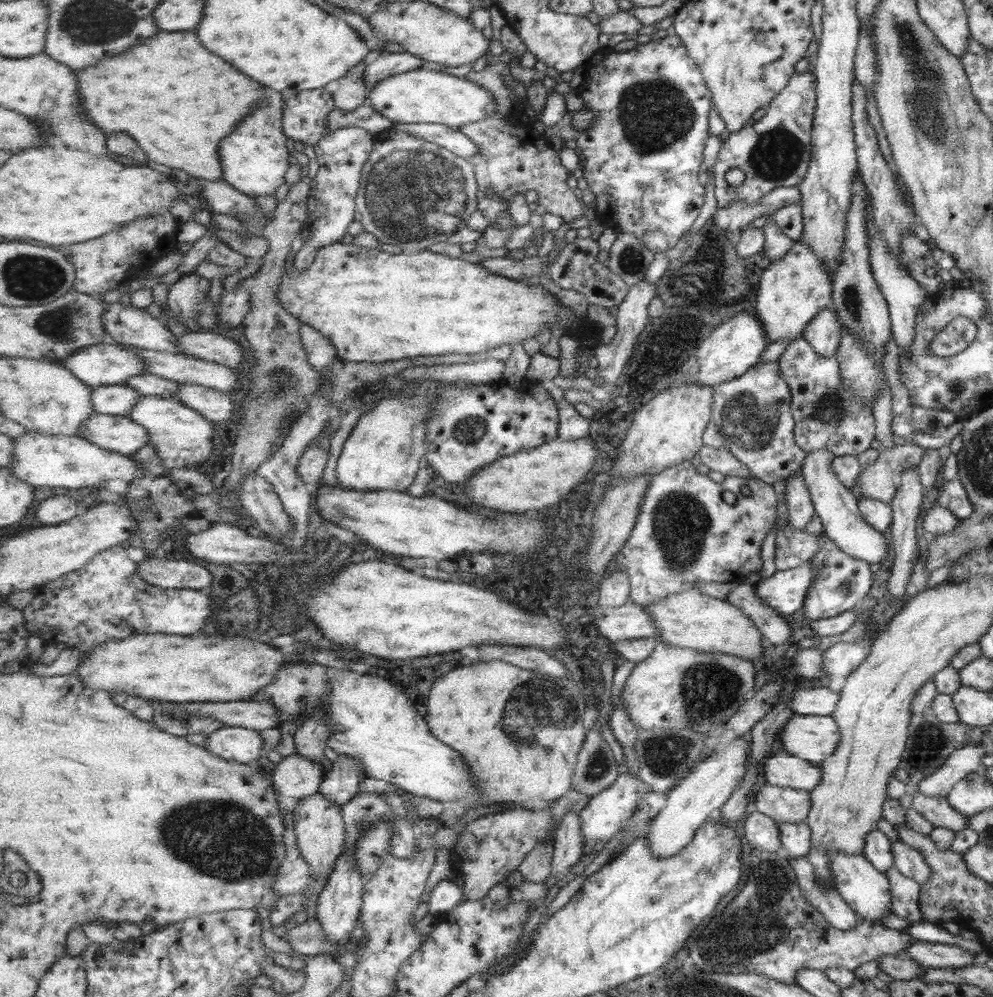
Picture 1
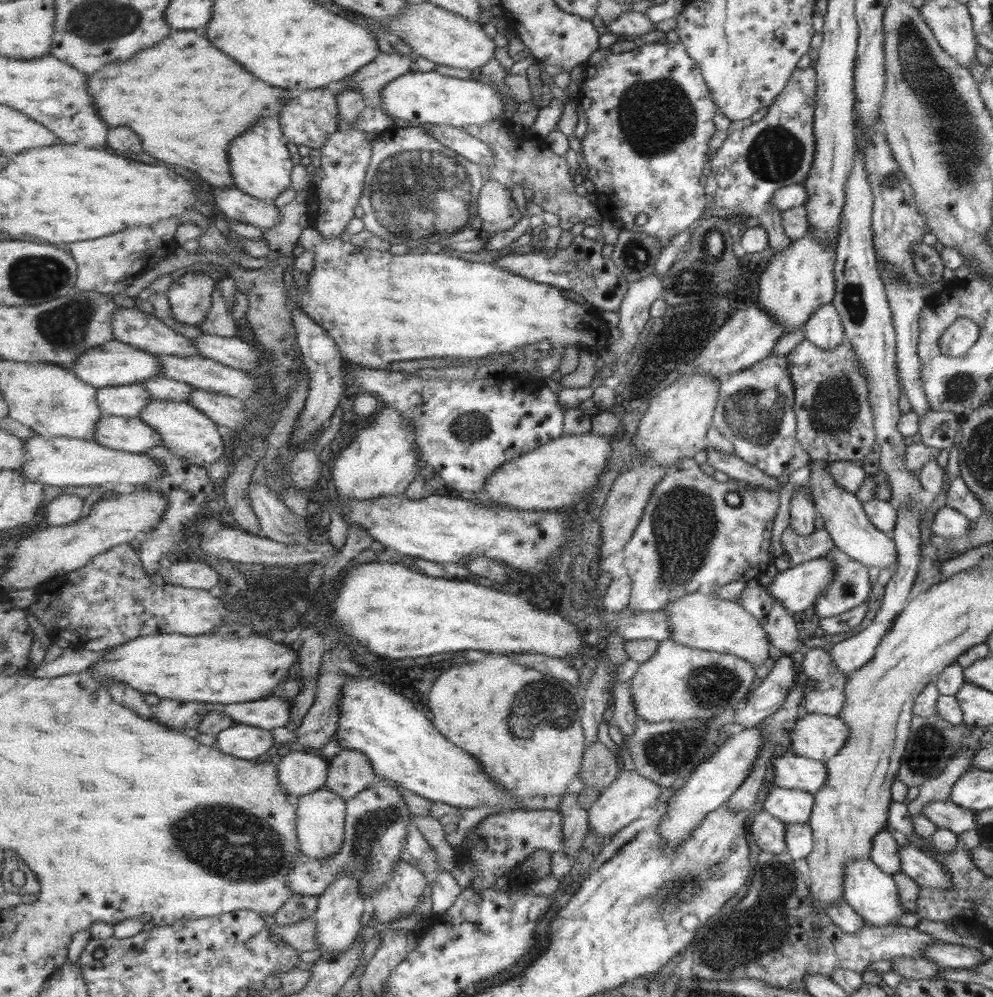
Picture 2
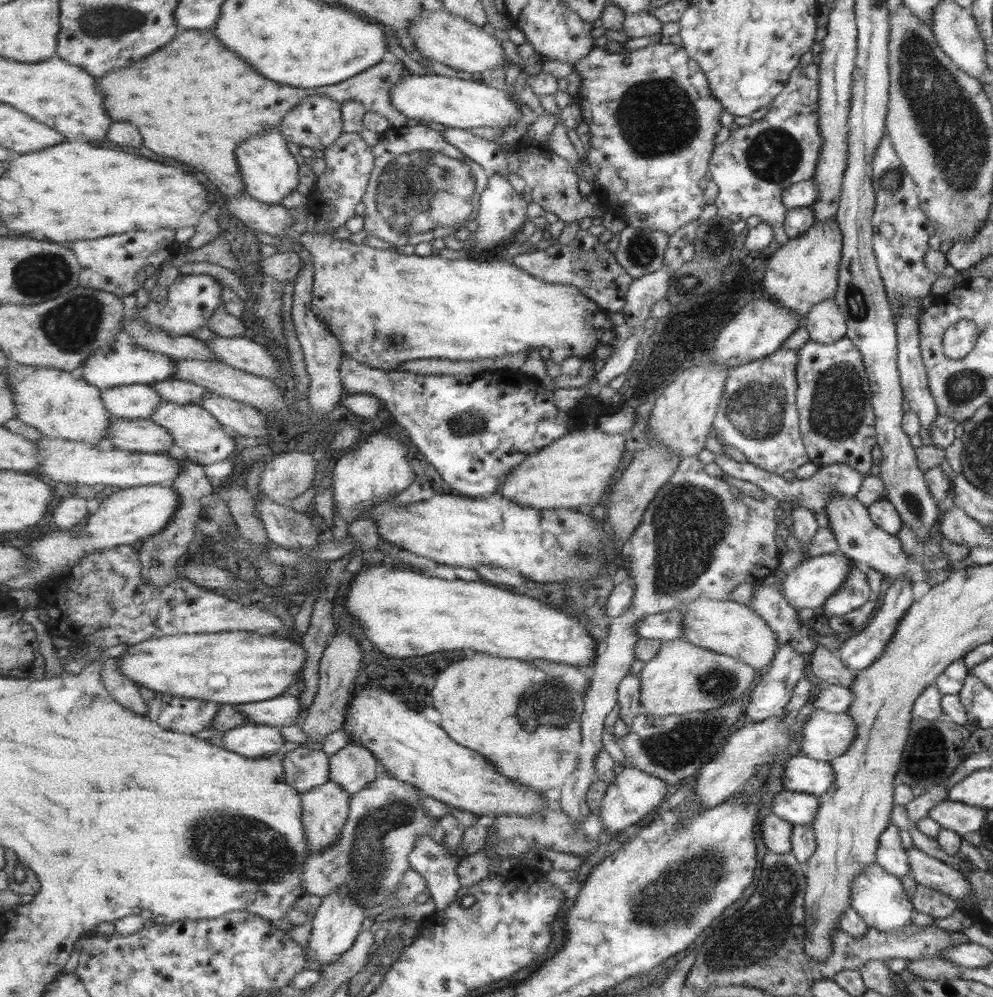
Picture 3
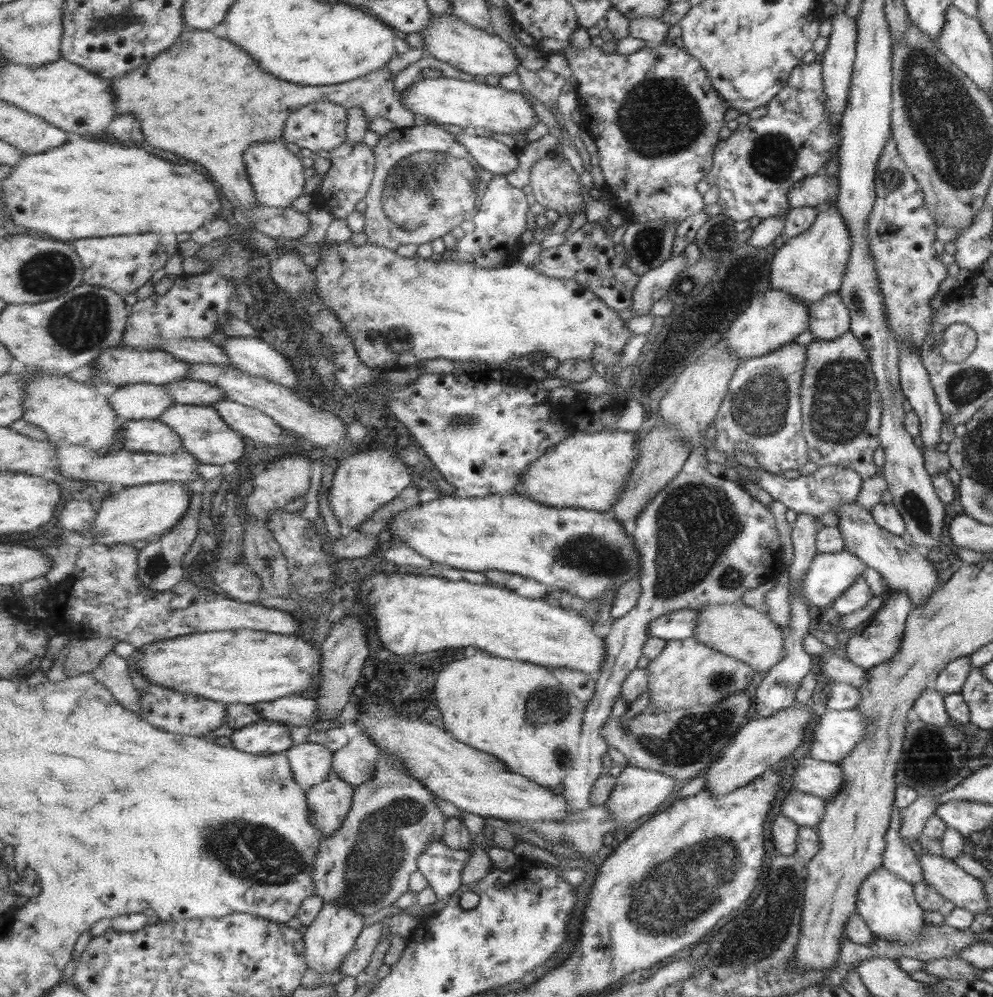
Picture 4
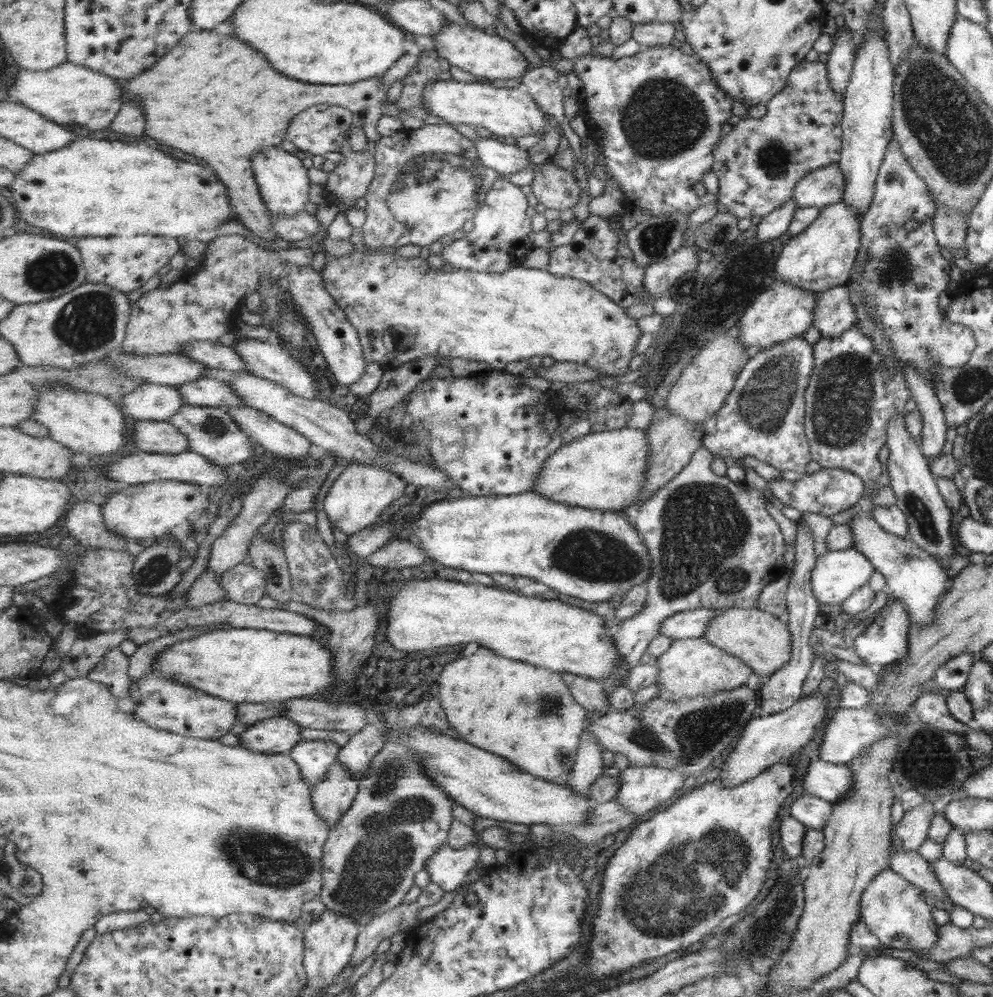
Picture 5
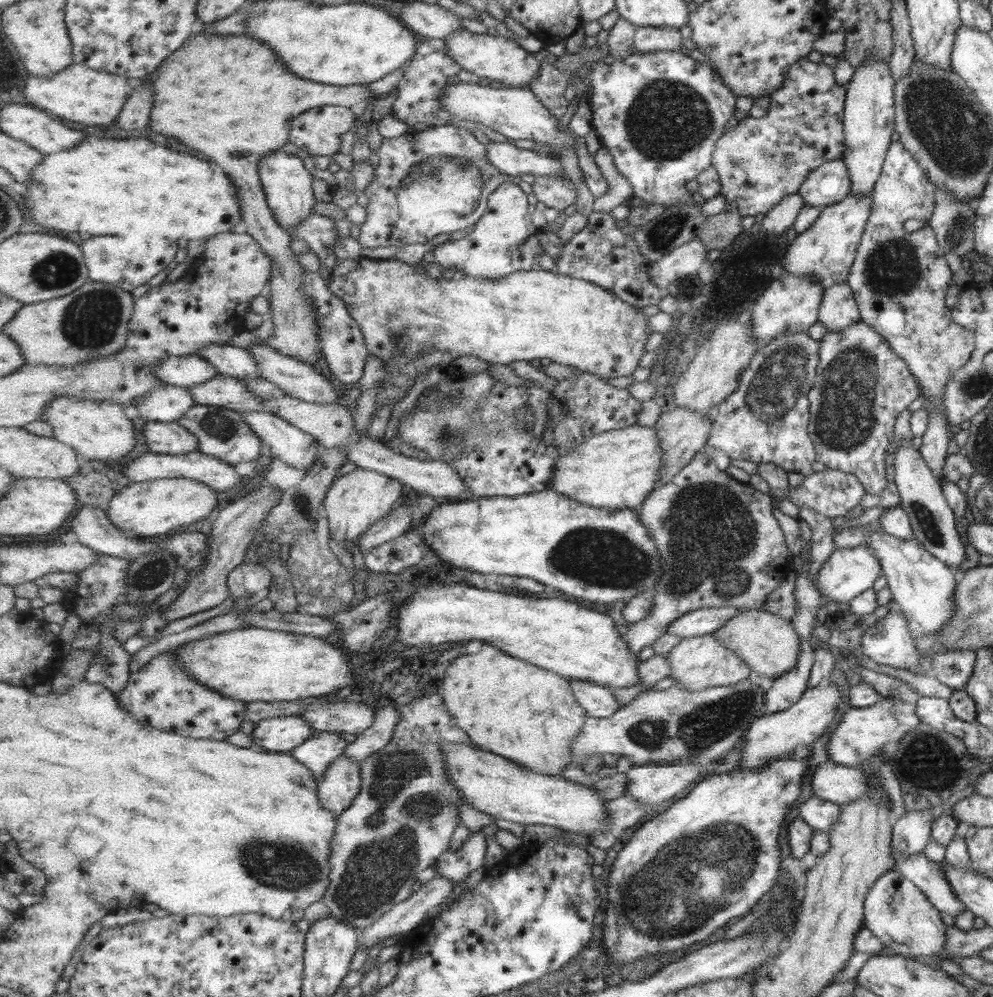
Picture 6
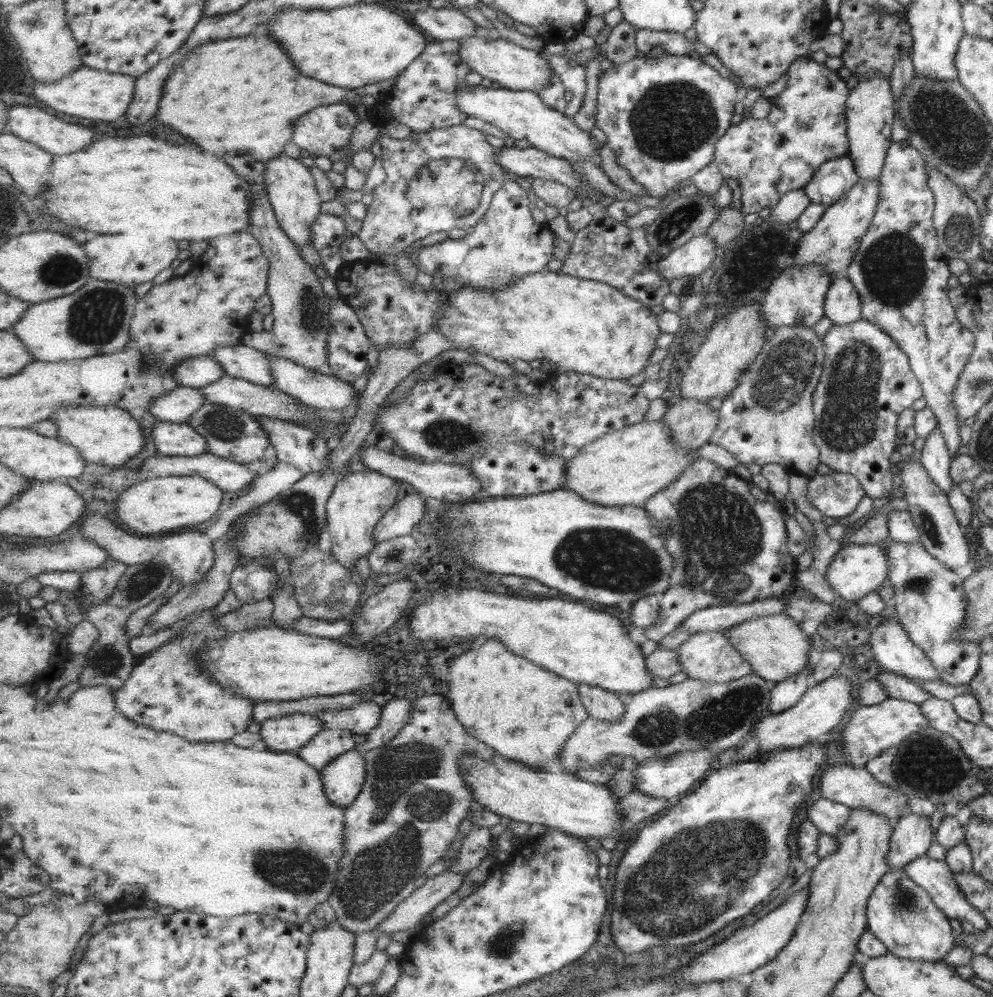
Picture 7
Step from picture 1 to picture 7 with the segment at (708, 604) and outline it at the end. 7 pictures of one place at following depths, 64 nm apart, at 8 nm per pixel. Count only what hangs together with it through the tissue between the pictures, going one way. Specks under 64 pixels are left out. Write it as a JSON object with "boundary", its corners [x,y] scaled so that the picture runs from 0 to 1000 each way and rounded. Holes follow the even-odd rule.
{"boundary":[[[790,615],[778,618],[765,618],[758,622],[750,622],[748,626],[732,631],[733,642],[750,663],[756,667],[756,674],[768,682],[788,683],[794,678],[802,677],[811,669],[815,670],[820,660],[815,638],[806,631],[805,626]]]}

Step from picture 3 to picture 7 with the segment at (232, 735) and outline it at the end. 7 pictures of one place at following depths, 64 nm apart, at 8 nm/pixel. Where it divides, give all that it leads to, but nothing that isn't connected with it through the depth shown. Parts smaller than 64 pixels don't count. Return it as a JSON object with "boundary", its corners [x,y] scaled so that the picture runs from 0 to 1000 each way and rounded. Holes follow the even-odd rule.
{"boundary":[[[295,716],[263,725],[262,738],[270,752],[297,754],[327,732],[318,717]]]}

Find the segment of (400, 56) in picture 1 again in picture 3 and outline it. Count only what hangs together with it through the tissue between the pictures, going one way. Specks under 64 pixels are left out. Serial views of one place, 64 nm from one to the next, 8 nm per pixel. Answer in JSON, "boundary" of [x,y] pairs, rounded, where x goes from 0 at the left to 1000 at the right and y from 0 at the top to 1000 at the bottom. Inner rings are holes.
{"boundary":[[[198,29],[182,30],[177,39],[170,47],[166,47],[153,55],[147,56],[146,60],[105,77],[101,80],[101,92],[105,93],[107,104],[110,104],[110,114],[116,122],[134,122],[138,128],[142,128],[142,134],[146,136],[146,146],[162,156],[174,156],[176,160],[182,160],[193,169],[204,173],[218,189],[229,199],[240,198],[248,193],[248,185],[244,175],[241,174],[237,152],[239,144],[255,136],[267,136],[271,129],[279,129],[286,122],[290,112],[305,103],[307,99],[317,95],[329,95],[335,100],[345,104],[351,99],[364,101],[371,111],[378,111],[391,118],[396,126],[405,127],[412,122],[412,117],[402,112],[395,103],[395,88],[403,81],[404,74],[408,72],[406,62],[393,62],[388,60],[380,64],[378,68],[364,72],[364,75],[346,83],[323,86],[321,88],[293,88],[293,86],[281,86],[279,82],[267,80],[259,70],[255,70],[247,60],[243,60],[237,52],[227,48],[213,30],[201,31]]]}

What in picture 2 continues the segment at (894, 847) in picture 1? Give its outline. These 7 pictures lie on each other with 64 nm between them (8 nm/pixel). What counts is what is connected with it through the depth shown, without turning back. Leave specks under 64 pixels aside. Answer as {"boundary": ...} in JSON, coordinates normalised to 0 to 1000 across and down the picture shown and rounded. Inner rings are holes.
{"boundary":[[[916,845],[903,850],[906,861],[906,875],[917,881],[925,890],[940,892],[957,892],[957,877],[936,857]]]}

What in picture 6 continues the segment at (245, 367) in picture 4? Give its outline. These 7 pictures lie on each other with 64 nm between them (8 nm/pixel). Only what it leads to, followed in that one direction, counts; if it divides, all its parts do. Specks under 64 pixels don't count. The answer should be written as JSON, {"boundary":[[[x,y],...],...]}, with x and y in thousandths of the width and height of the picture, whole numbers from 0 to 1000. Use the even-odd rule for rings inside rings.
{"boundary":[[[254,346],[249,350],[254,353],[256,360],[259,362],[264,379],[275,383],[295,399],[319,405],[339,405],[339,401],[344,398],[343,393],[333,385],[337,380],[318,373],[315,366],[281,353],[269,346]]]}

